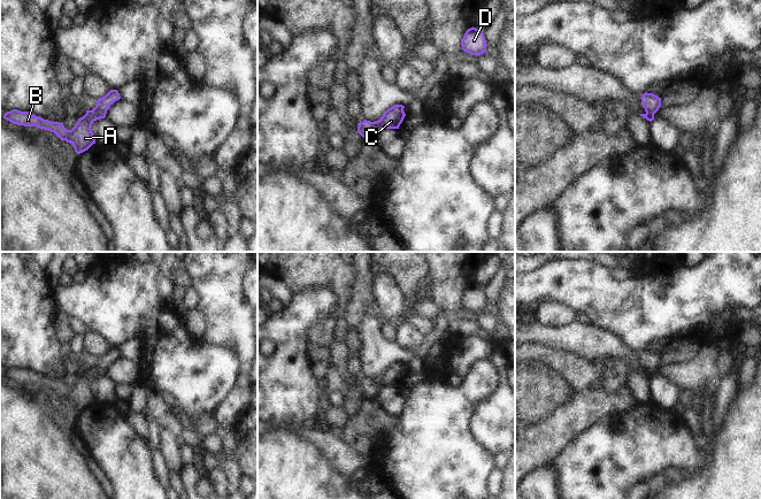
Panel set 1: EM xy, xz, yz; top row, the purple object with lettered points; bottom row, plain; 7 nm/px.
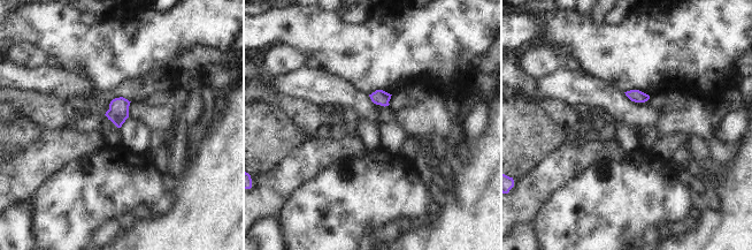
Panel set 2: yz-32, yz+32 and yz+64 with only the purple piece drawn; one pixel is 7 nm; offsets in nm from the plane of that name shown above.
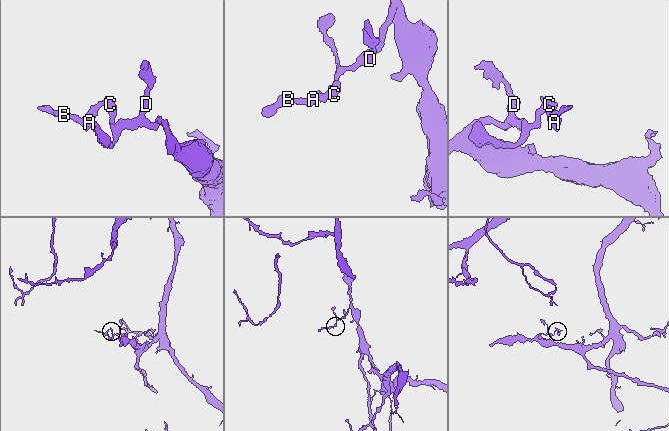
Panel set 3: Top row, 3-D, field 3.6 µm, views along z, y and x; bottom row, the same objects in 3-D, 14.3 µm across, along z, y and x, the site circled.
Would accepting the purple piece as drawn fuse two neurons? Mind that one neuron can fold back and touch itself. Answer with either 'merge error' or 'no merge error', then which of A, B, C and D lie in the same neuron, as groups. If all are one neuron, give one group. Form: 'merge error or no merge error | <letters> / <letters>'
no merge error | A B C D

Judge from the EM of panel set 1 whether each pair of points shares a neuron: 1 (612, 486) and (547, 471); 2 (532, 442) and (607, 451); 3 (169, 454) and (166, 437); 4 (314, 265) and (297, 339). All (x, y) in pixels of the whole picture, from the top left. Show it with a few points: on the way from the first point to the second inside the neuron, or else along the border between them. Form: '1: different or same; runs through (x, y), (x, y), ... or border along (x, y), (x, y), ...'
1: different; border along (554, 463), (560, 486)
2: different; border along (587, 429), (578, 435), (554, 462)
3: same; runs through (169, 450), (168, 442)
4: different; border along (293, 294), (315, 288), (328, 288), (335, 297)

